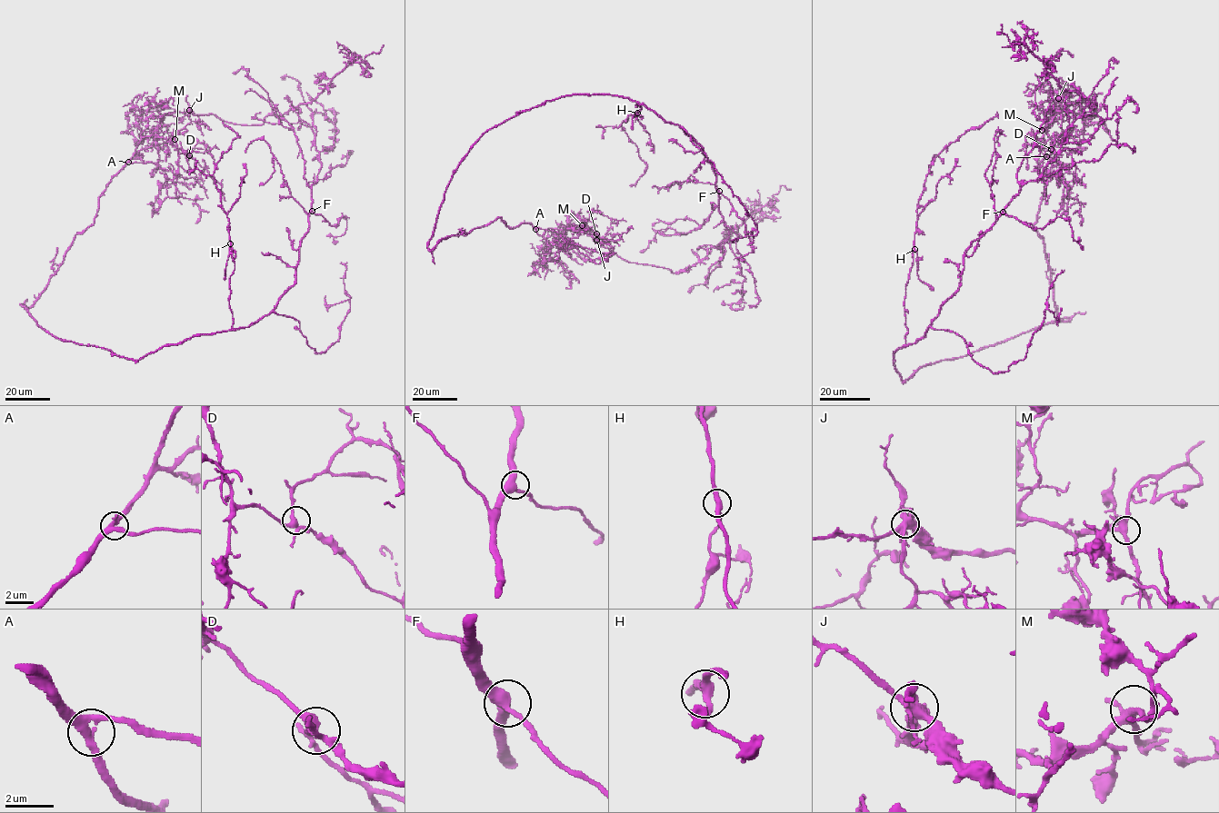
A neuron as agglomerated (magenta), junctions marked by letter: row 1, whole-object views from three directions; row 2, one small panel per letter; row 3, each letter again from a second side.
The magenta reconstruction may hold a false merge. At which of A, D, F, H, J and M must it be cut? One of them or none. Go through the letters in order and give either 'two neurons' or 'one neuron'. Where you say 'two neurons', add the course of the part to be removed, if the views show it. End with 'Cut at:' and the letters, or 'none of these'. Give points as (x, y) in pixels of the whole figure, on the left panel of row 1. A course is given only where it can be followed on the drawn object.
A: one neuron
D: one neuron
F: one neuron
H: one neuron
J: two neurons; foreign part runs (189, 110), (261, 125), (266, 116), (311, 103), (353, 63), (370, 67), (364, 57), (384, 45)
M: one neuron
Cut at: J

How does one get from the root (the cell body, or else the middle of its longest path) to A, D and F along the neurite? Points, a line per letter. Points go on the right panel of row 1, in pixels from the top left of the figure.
A: (1015, 335), (1069, 319), (1061, 321), (1058, 317), (1044, 239), (1033, 227), (1045, 191), (1039, 163), (1046, 156)
D: (1015, 335), (1069, 319), (1033, 227), (1046, 127), (1051, 149)
F: (1015, 335), (927, 364), (906, 381), (894, 364), (894, 352), (922, 338), (958, 289), (964, 252), (1003, 212)

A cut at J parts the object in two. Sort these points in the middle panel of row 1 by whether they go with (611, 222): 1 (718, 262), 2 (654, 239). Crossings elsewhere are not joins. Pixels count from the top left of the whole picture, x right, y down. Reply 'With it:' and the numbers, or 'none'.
With it: 1, 2

